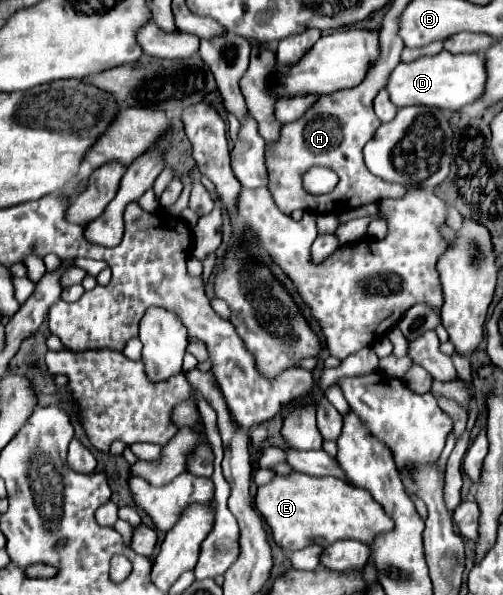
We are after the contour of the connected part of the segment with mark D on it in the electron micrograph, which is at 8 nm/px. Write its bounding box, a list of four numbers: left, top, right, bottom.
[386,51,486,111]

